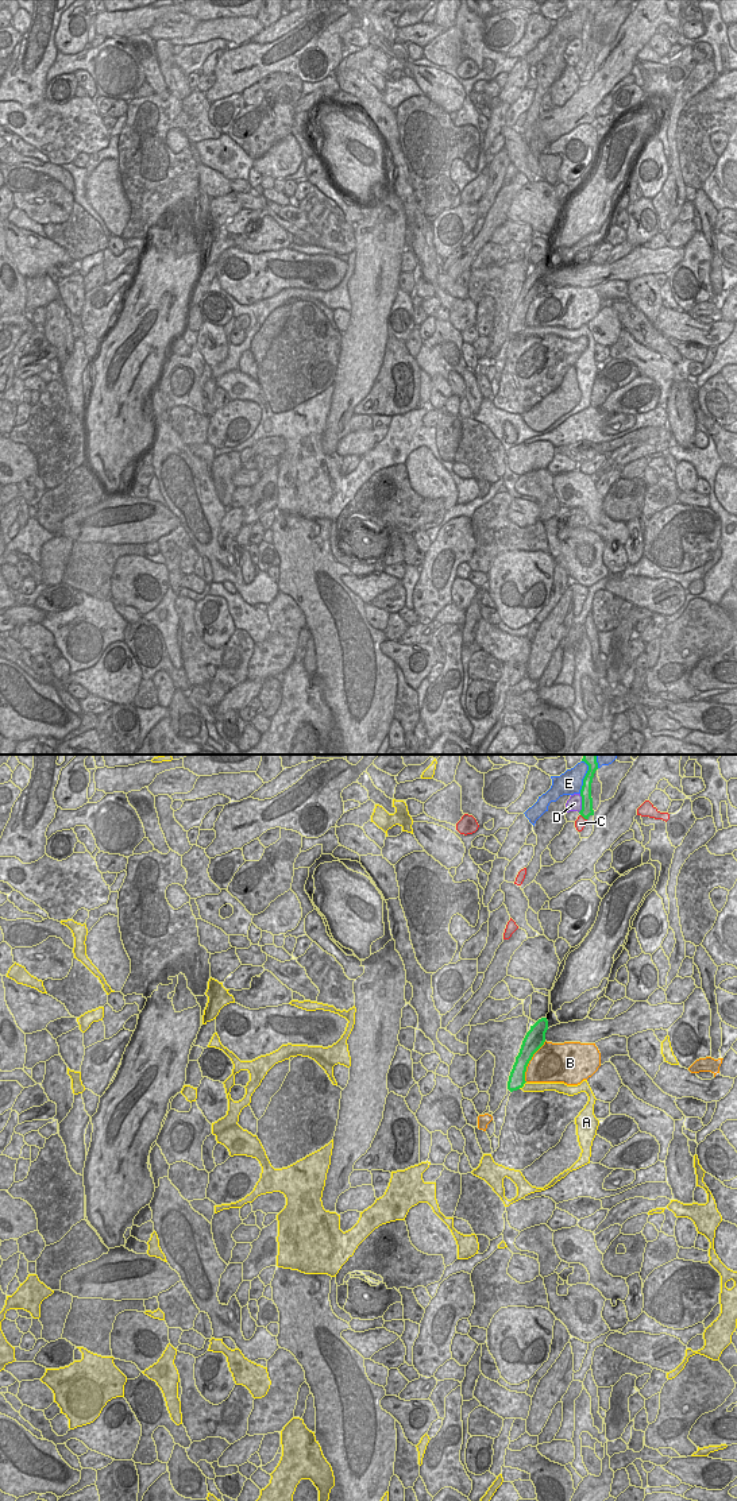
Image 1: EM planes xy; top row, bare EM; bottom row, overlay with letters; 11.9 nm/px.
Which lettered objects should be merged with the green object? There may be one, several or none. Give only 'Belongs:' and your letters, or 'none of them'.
Belongs: none of them

